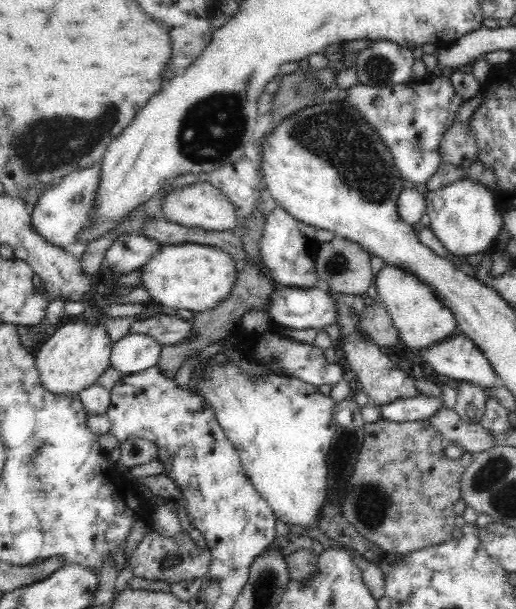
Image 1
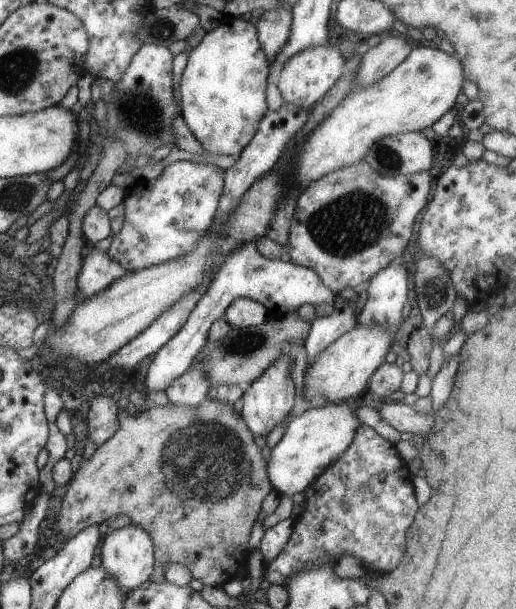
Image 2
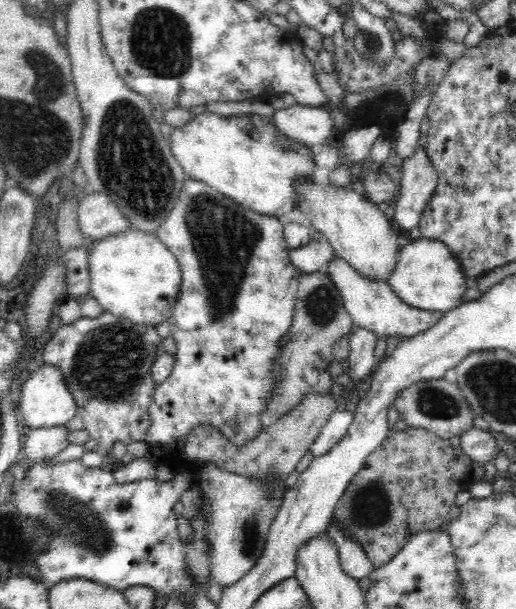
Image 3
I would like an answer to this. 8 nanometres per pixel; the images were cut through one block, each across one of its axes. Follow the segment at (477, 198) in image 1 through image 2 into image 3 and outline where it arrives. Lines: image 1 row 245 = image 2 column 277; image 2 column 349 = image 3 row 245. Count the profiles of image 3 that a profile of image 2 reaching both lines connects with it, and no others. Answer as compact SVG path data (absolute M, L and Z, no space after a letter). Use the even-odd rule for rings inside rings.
M419 238L403 246L399 250L394 270L390 272L386 282L392 292L412 308L428 312L452 310L465 302L465 282L458 261L450 255L445 244L437 240Z

